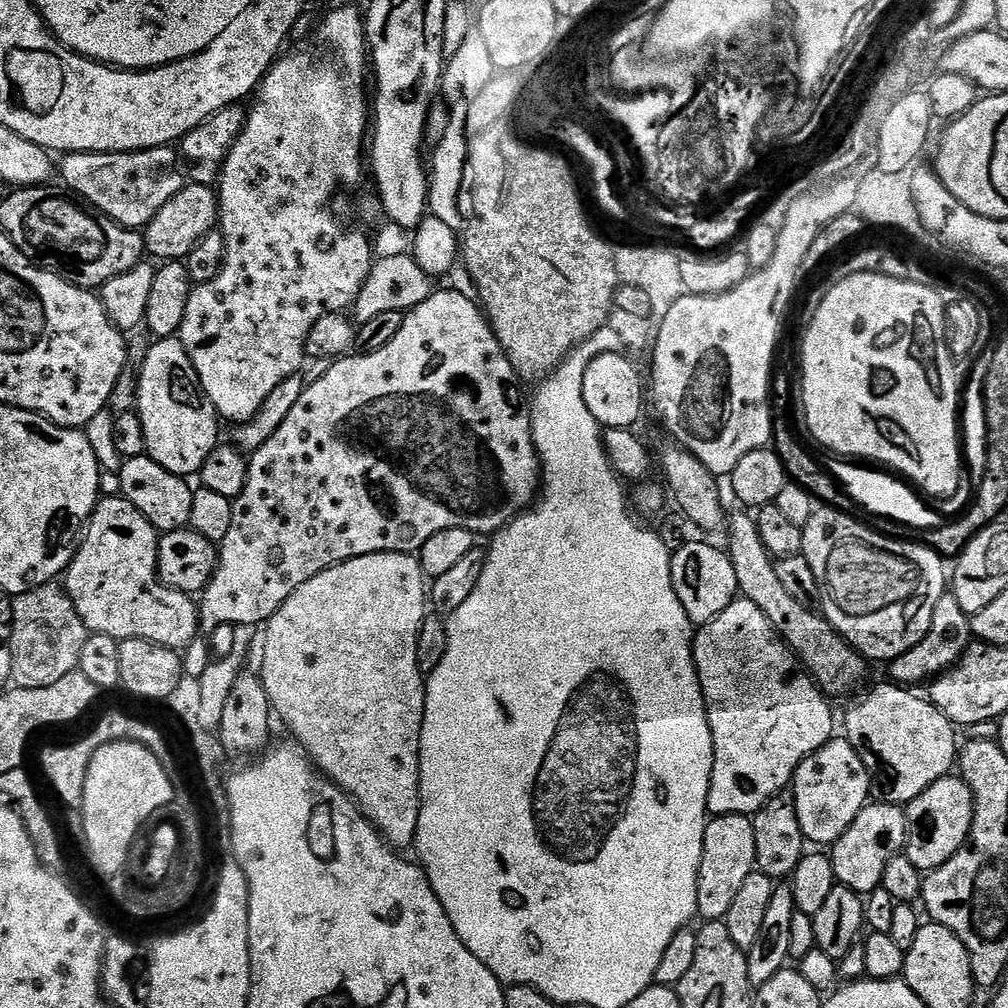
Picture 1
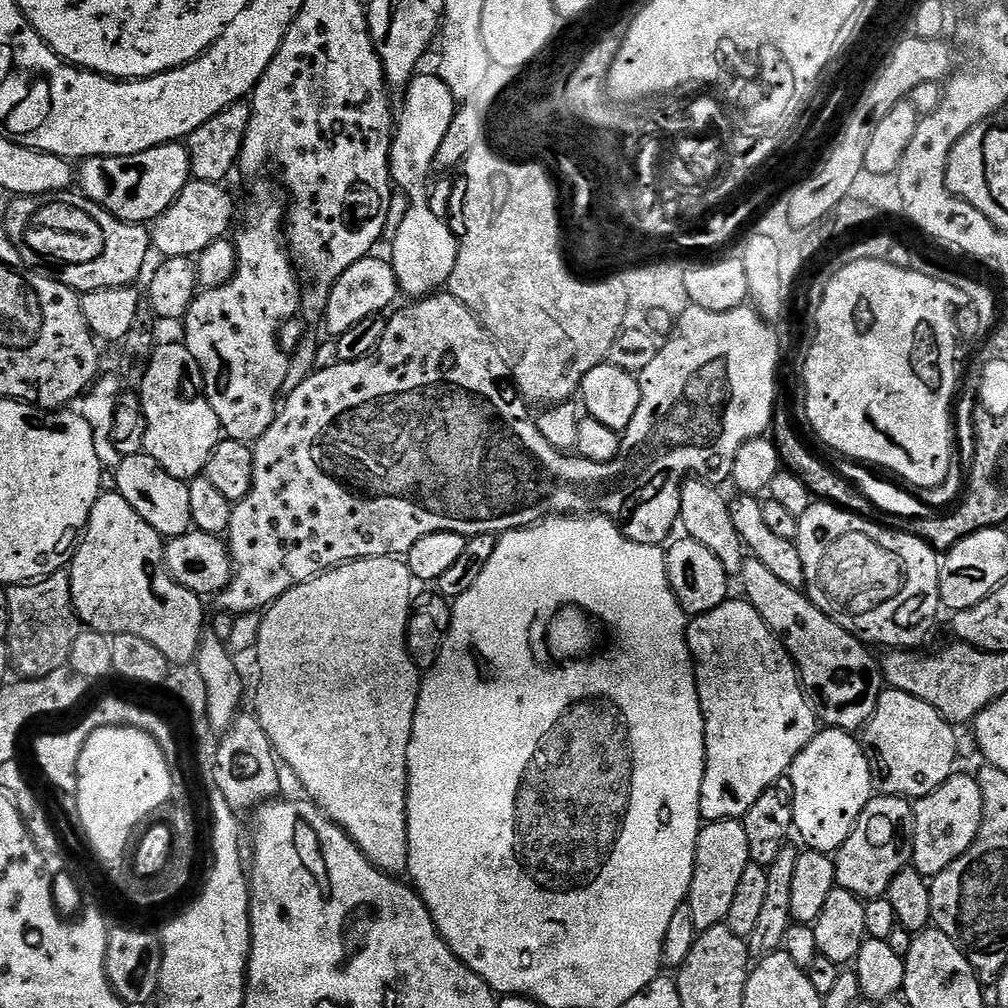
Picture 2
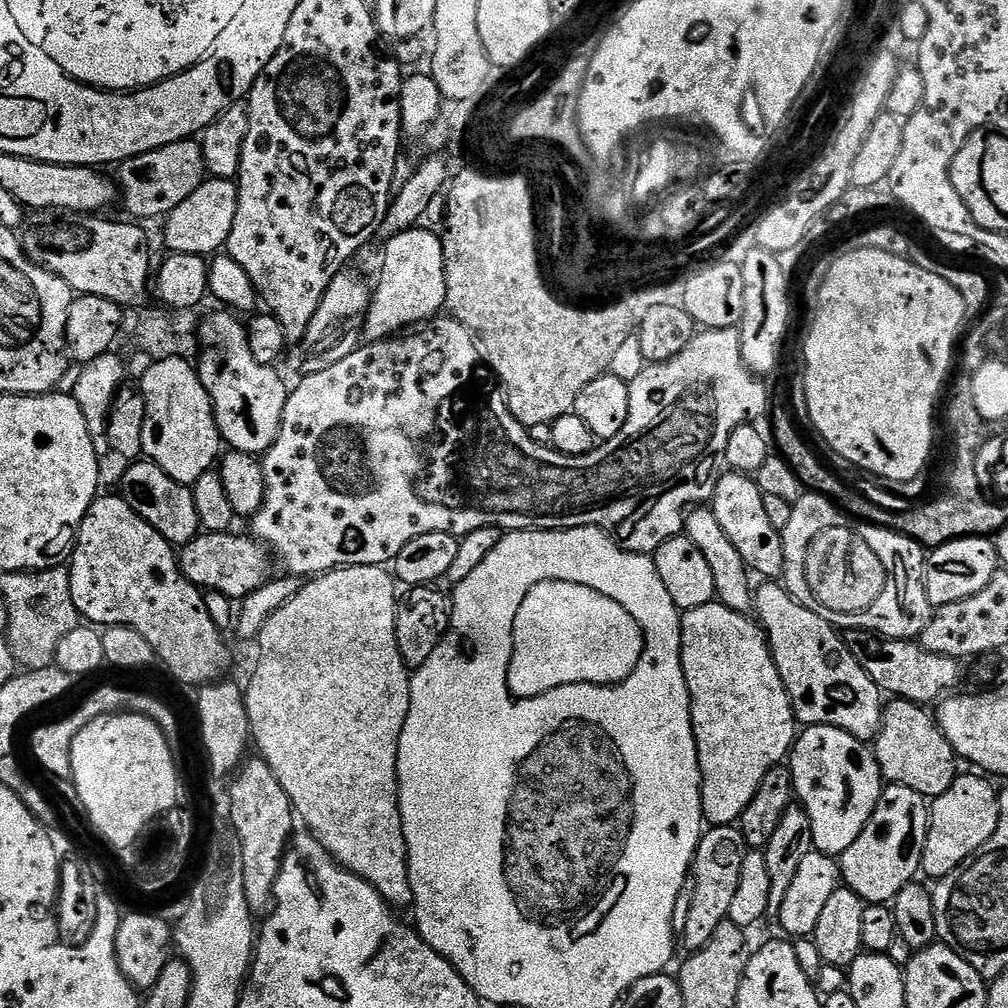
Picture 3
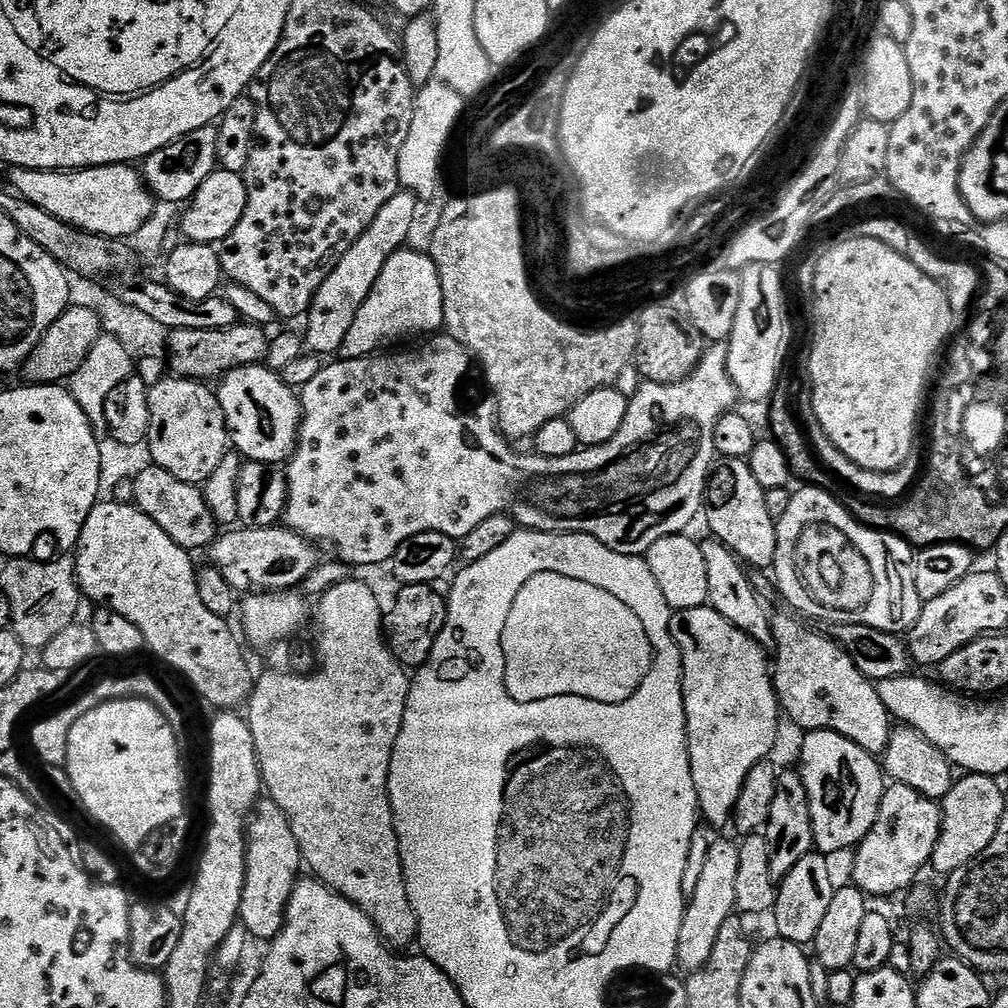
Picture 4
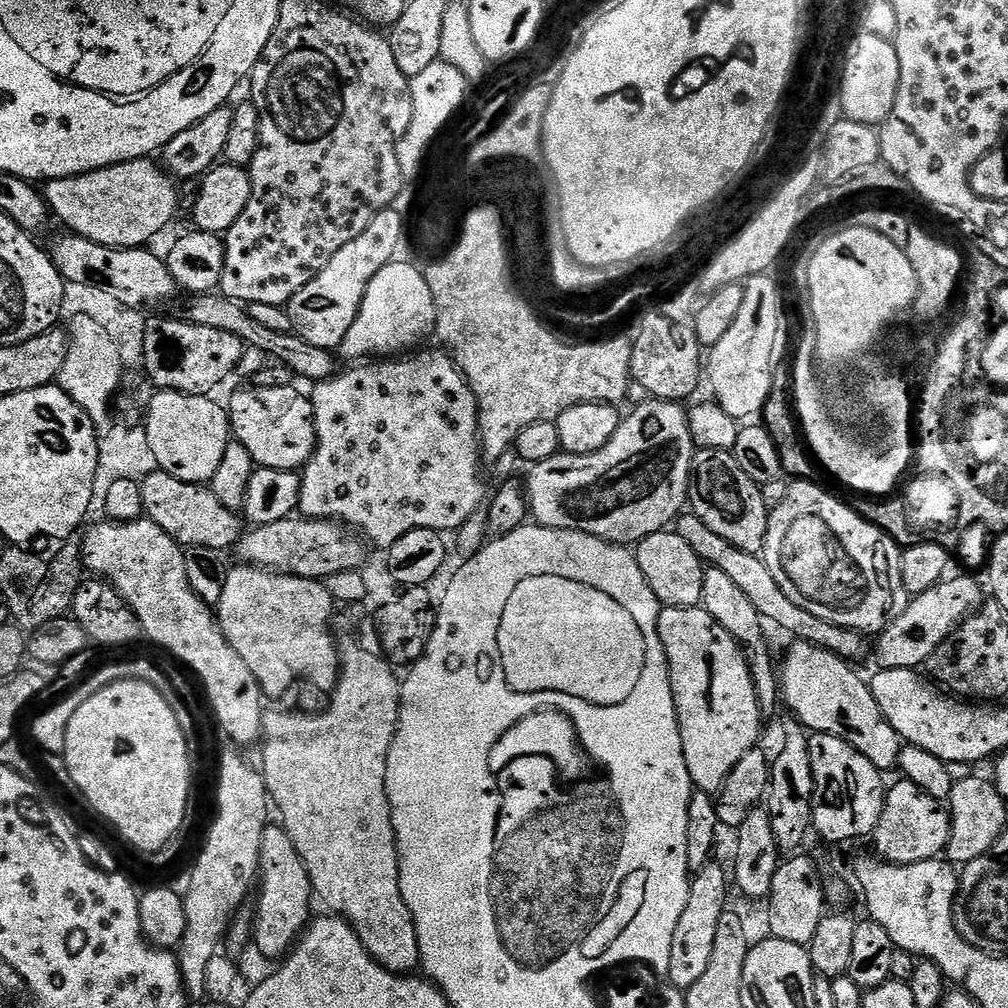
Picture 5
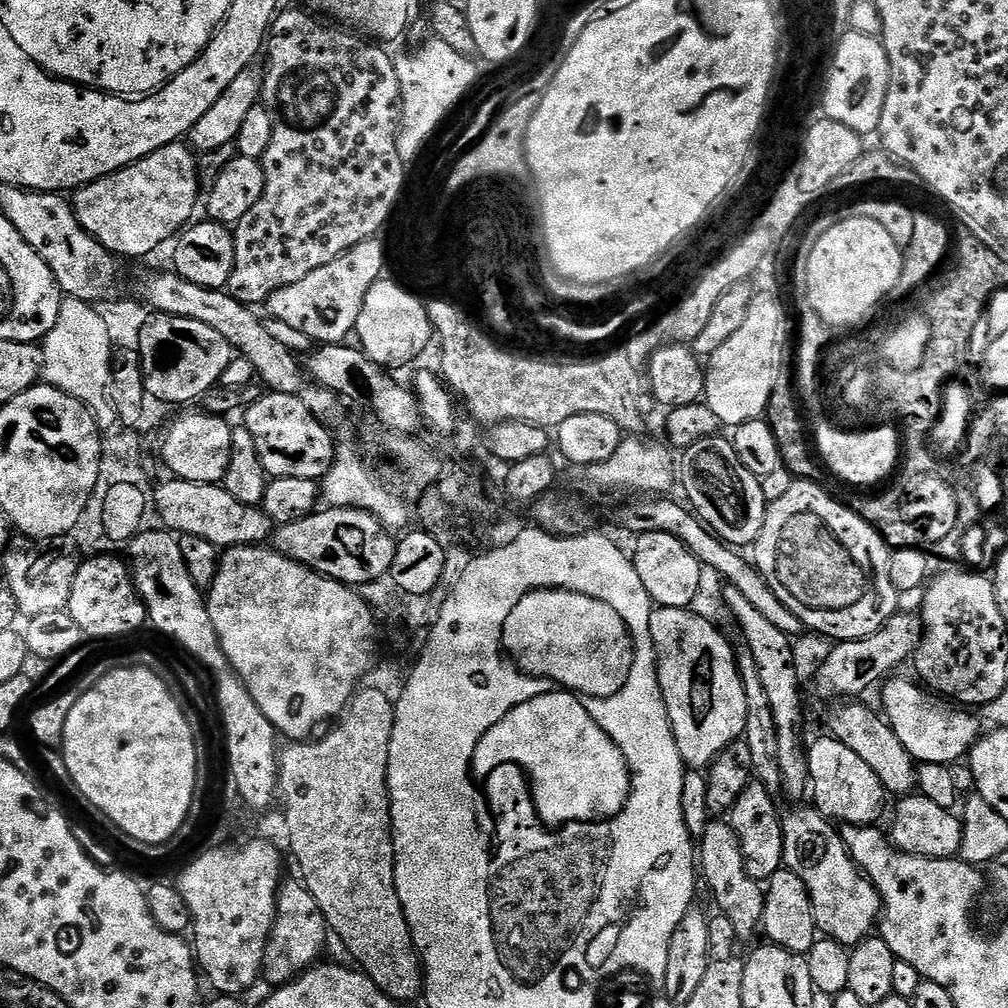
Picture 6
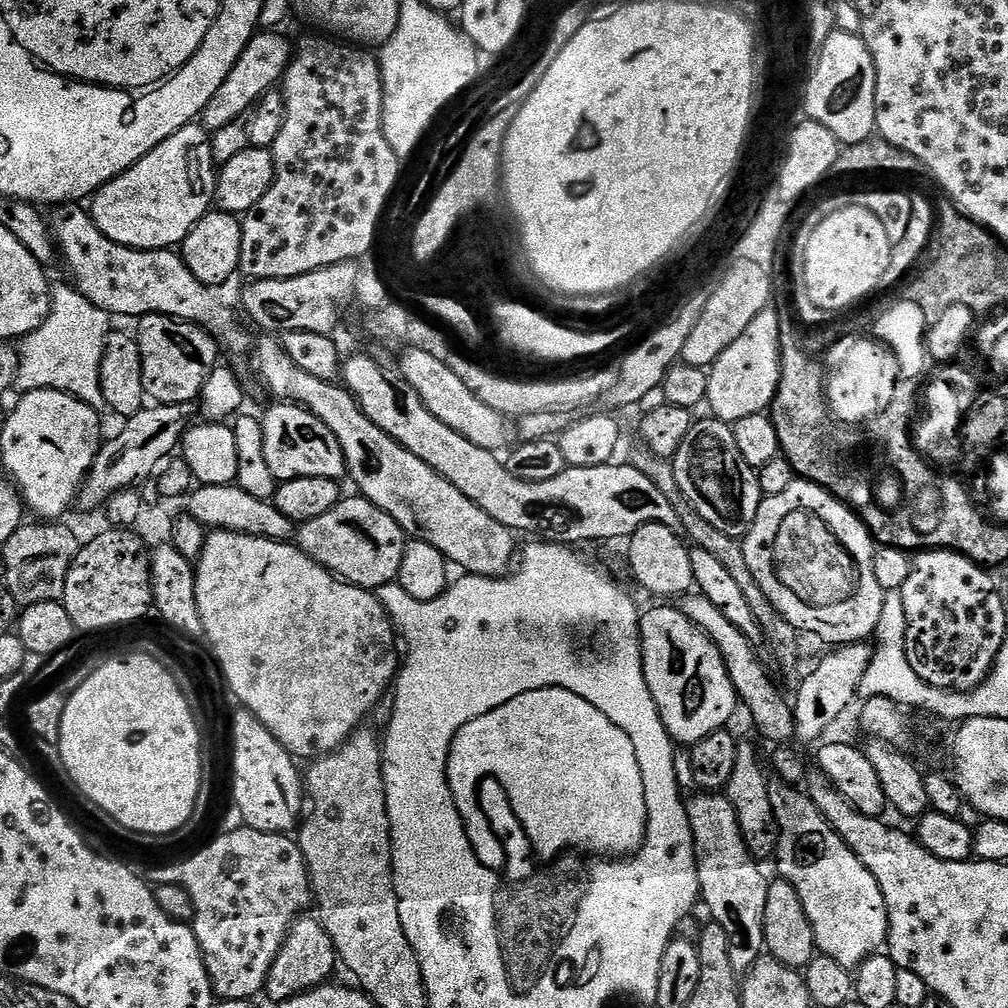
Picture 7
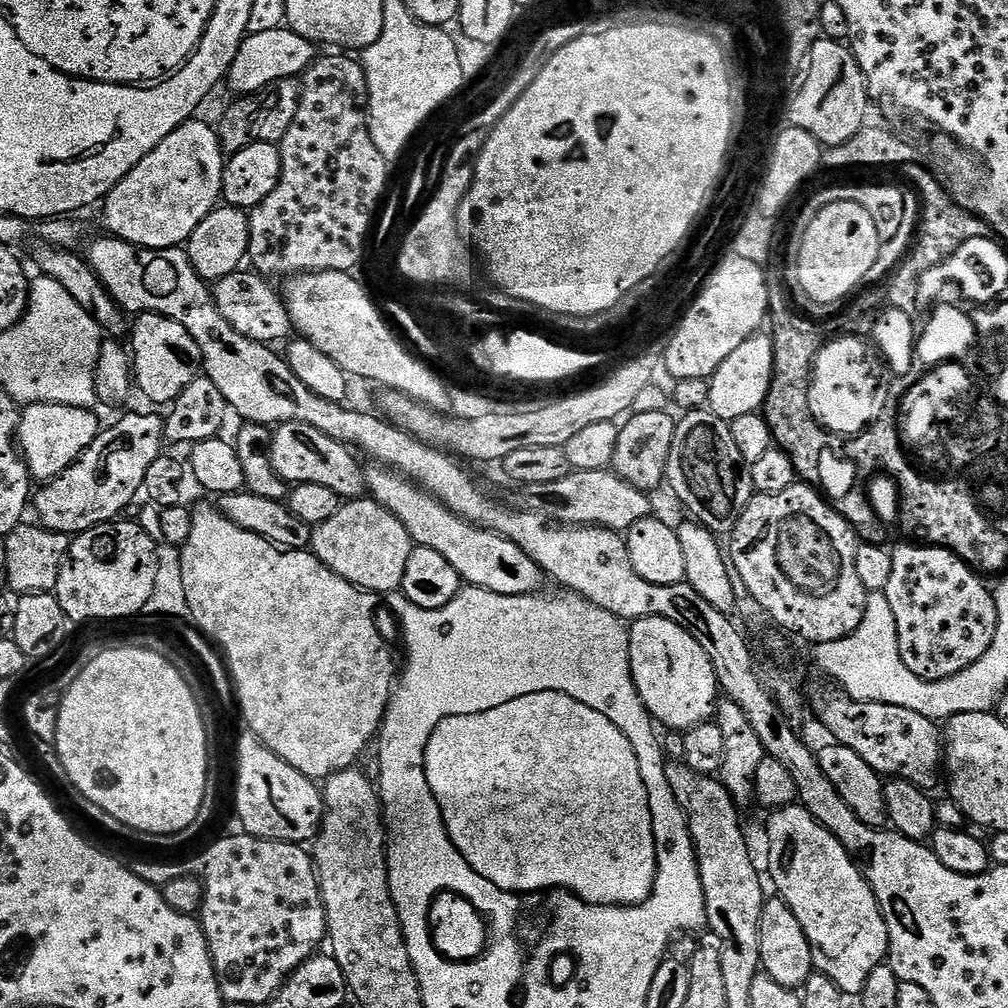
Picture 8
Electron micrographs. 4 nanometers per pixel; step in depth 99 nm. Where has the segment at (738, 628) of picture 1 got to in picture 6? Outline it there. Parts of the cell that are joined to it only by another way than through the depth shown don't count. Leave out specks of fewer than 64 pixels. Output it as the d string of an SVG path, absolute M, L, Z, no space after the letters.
M657 607L650 618L650 638L654 638L658 682L662 686L666 719L672 727L678 754L689 769L707 769L713 758L730 746L730 742L741 739L746 730L746 690L742 686L732 641L692 608Z

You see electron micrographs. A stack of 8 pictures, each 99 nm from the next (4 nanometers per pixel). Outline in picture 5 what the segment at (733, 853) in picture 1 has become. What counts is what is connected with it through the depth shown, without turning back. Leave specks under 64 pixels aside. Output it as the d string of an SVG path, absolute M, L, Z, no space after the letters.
M709 862L700 872L691 877L688 886L688 897L686 898L686 910L682 910L682 918L674 926L670 934L672 940L668 944L667 983L671 987L686 990L702 978L706 971L710 958L714 951L714 937L718 927L718 918L729 907L728 888L730 892L730 876L720 864Z

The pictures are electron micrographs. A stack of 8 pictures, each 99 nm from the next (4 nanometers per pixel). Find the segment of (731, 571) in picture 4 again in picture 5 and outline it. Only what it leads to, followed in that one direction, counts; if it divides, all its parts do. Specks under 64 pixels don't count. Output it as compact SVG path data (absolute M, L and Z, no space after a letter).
M708 566L705 567L704 577L702 578L702 607L708 611L710 618L714 618L714 622L718 622L722 626L722 630L726 630L726 634L730 634L730 638L734 638L734 642L738 642L738 646L744 652L746 662L750 666L750 678L754 678L754 690L758 694L758 706L760 707L761 717L768 718L768 716L774 715L776 704L778 708L778 701L781 699L778 660L777 657L776 660L772 657L772 648L768 645L767 634L764 633L766 624L758 614L754 602L750 602L750 598L746 598L745 592L726 575L726 570L718 570Z

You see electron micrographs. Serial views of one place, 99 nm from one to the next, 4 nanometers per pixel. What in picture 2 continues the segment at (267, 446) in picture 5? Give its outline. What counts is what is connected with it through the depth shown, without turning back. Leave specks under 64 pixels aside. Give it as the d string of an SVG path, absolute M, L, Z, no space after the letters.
M268 200L249 206L248 213L244 216L244 225L235 229L236 236L234 232L236 273L230 278L230 282L201 291L182 321L183 343L190 354L194 354L194 362L198 362L200 367L204 379L204 397L210 402L214 414L218 414L223 435L230 440L255 442L262 434L266 434L266 430L274 422L278 401L284 392L290 356L280 347L280 329L302 308L301 277L292 263L286 247L286 236L282 231L286 220L285 212L283 205L271 204Z

